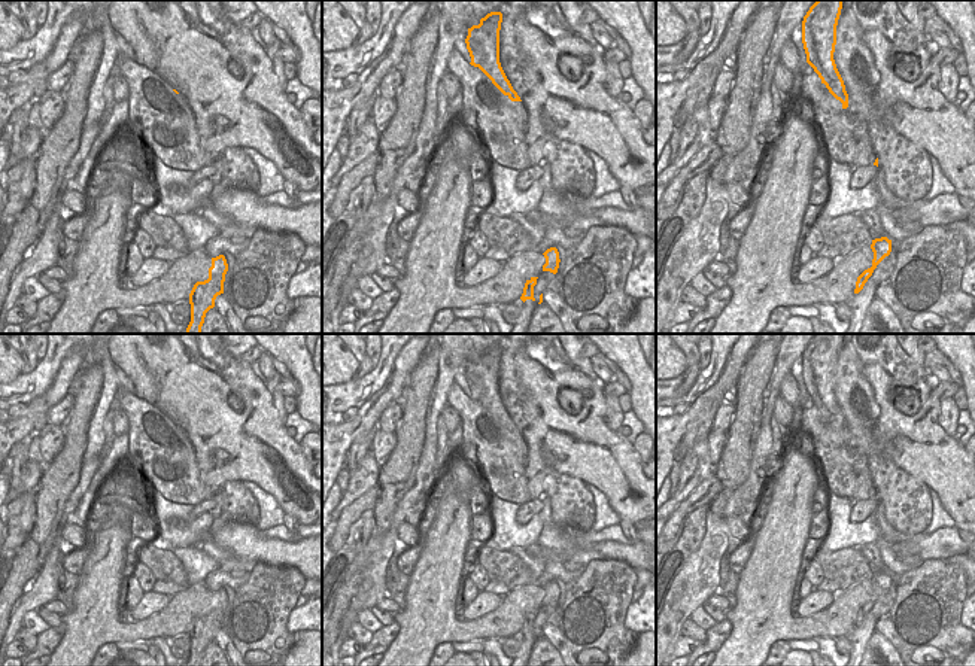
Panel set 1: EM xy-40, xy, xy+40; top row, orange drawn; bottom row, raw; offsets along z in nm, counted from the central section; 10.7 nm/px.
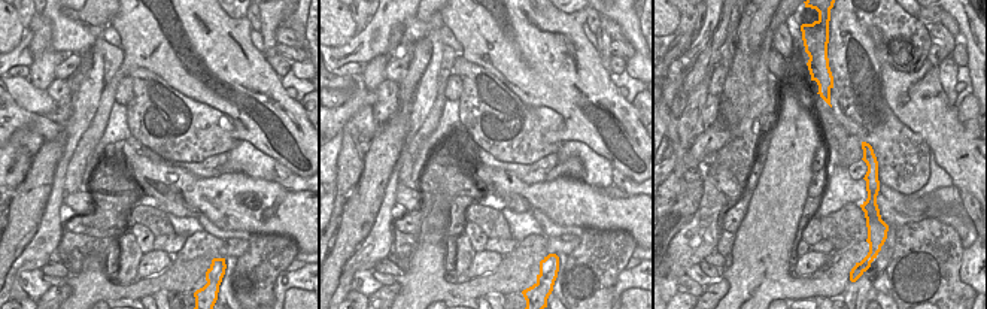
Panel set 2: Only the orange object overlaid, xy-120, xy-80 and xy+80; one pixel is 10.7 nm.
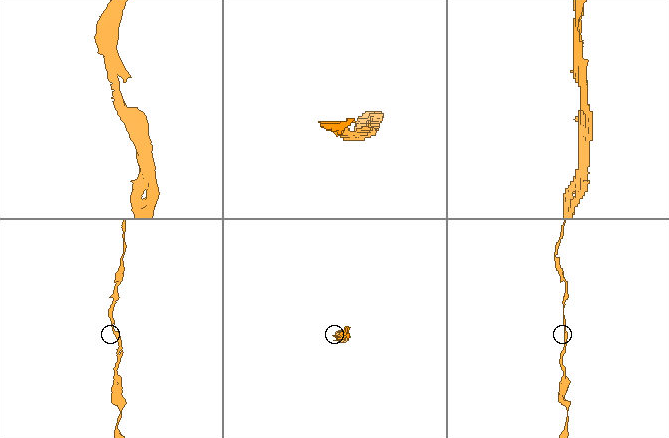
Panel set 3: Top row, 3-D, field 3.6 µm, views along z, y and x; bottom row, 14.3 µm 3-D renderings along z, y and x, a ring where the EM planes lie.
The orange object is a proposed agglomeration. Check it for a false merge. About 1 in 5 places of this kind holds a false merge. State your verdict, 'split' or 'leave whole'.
leave whole

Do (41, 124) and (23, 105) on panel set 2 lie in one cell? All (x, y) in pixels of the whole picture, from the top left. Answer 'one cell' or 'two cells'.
two cells

